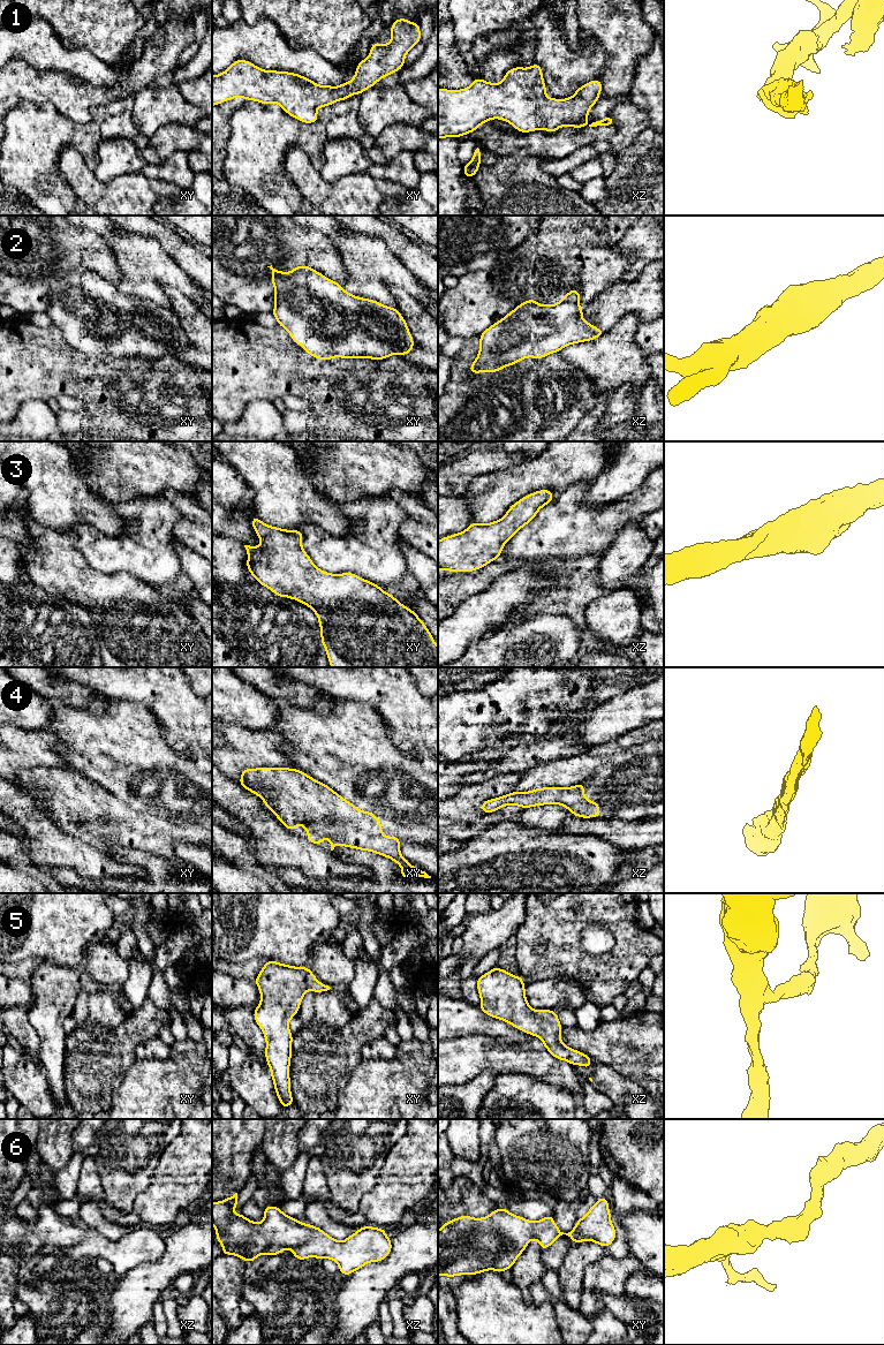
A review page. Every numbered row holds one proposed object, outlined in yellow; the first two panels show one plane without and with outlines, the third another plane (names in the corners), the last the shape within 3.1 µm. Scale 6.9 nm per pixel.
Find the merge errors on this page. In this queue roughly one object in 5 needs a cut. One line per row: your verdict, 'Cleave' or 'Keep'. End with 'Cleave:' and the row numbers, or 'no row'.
1: Keep
2: Keep
3: Keep
4: Keep
5: Keep
6: Keep
Cleave: no row

